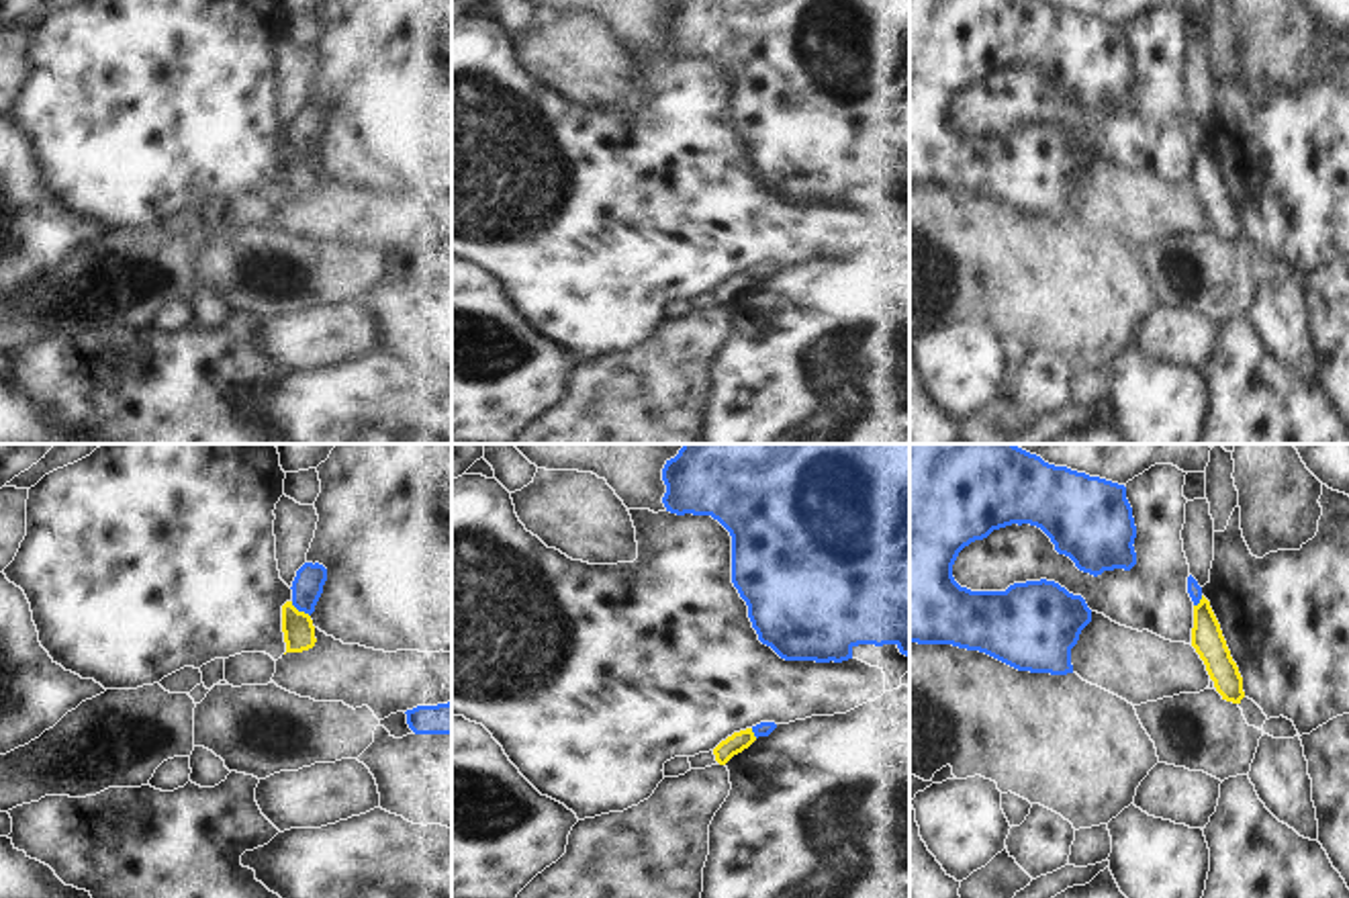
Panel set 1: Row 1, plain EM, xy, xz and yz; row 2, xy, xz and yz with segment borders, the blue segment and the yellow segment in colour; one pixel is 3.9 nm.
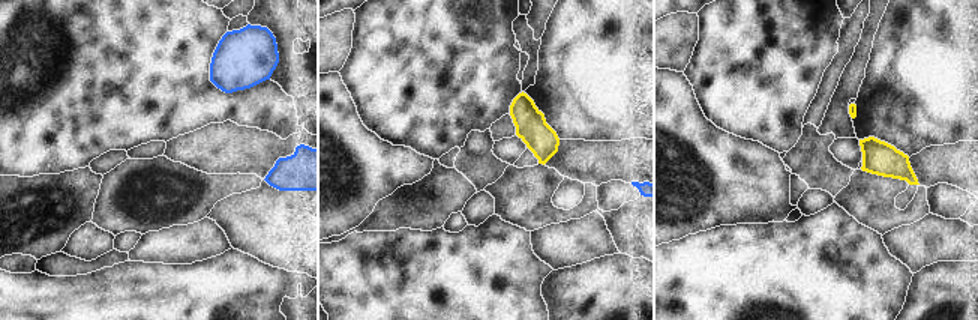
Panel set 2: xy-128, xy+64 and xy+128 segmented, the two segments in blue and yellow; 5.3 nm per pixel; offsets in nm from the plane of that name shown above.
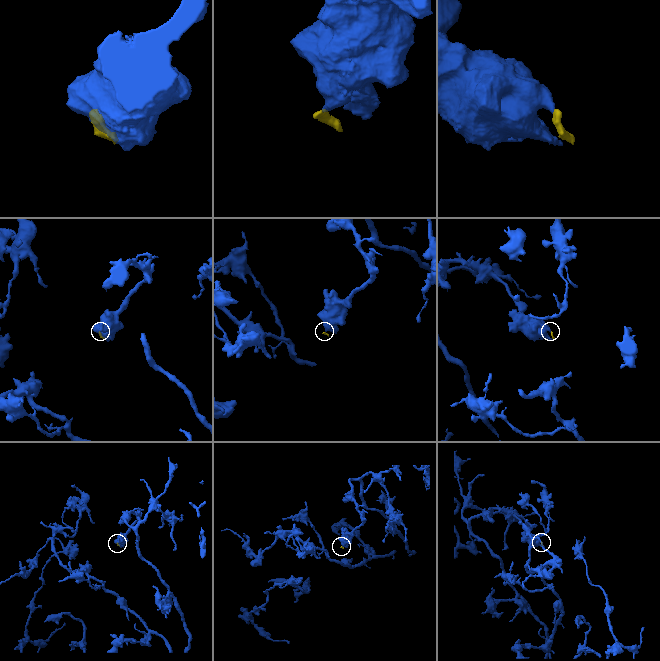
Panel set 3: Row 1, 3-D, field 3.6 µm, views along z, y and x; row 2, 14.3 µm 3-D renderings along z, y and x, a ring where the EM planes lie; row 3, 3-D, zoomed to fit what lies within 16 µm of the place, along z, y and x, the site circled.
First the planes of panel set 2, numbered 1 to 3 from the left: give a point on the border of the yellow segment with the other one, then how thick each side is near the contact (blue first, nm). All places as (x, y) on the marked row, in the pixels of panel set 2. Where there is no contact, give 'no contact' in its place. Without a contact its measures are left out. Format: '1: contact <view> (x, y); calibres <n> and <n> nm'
1: no contact
2: no contact
3: no contact

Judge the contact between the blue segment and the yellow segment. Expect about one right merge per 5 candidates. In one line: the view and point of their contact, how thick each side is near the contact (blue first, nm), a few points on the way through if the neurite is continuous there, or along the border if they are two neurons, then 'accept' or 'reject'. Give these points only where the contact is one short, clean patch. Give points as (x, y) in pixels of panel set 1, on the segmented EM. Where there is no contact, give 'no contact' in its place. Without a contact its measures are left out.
contact xy (301, 610); calibres 120 and 130 nm; reject

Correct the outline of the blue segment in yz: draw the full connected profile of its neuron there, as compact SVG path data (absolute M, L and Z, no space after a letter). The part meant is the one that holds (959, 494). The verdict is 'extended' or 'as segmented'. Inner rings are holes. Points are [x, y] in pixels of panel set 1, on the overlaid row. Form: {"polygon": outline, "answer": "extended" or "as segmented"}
{"polygon": "M910 444L910 642L979 650L1018 671L1073 673L1071 648L1091 622L1091 610L1081 595L1046 579L1014 583L1006 591L971 591L952 577L952 565L965 546L1012 524L1040 528L1059 554L1094 577L1136 565L1136 526L1124 485L1049 464L1016 444Z", "answer": "as segmented"}

